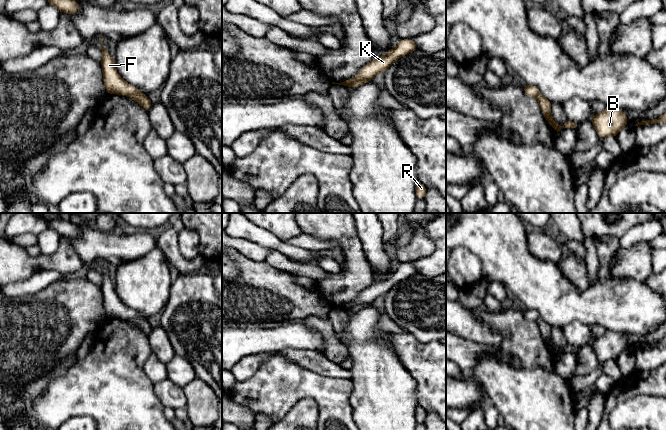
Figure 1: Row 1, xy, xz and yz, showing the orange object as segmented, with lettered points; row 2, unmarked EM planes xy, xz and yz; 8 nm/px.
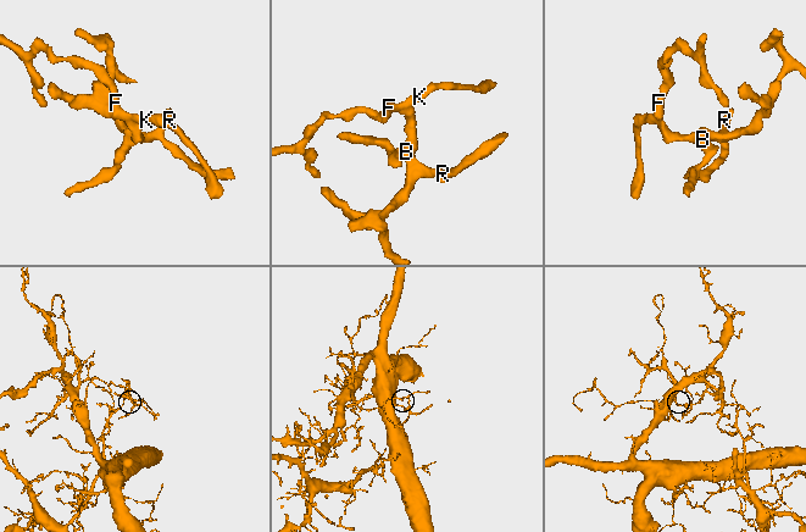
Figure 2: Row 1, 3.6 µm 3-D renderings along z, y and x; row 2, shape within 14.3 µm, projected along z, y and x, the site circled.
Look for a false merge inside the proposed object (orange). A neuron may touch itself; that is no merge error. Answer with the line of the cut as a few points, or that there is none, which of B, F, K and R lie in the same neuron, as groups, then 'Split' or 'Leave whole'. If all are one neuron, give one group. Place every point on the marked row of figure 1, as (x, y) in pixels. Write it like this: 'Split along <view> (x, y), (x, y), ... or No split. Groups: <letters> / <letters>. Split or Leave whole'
Split along xy (142, 94), (129, 96). Groups: B R / F K. Split

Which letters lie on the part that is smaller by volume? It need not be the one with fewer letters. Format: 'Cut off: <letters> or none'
Cut off: B, R

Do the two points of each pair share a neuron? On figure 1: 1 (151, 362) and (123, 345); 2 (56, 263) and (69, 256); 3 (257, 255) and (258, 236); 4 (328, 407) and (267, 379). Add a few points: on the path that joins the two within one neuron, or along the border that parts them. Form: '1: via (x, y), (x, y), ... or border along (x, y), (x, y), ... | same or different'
1: border along (151, 352), (143, 366), (143, 371), (152, 382) | different
2: via (59, 262), (66, 259) | same
3: border along (235, 238), (245, 238), (272, 248) | different
4: via (315, 391), (307, 383), (283, 383) | same

